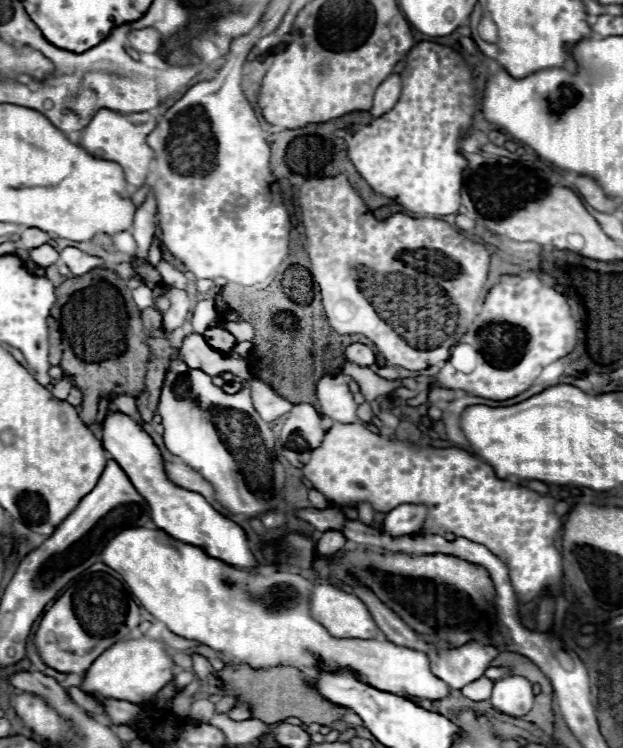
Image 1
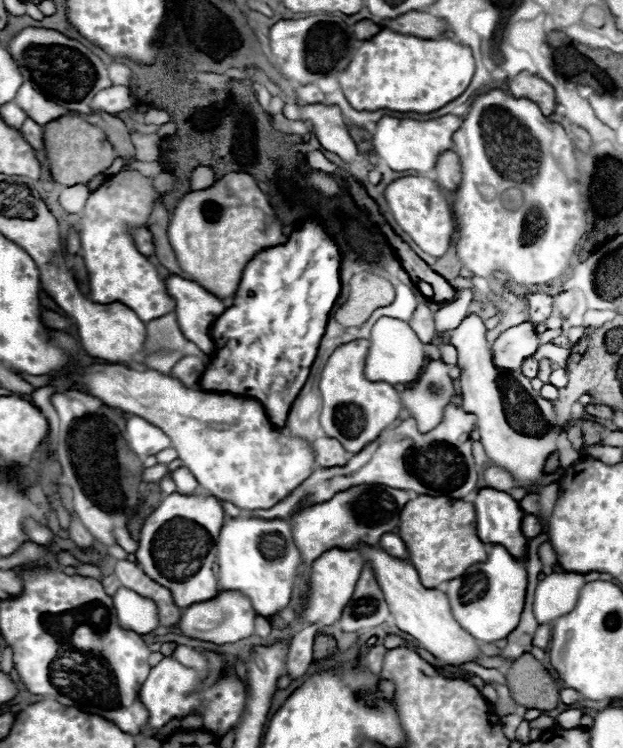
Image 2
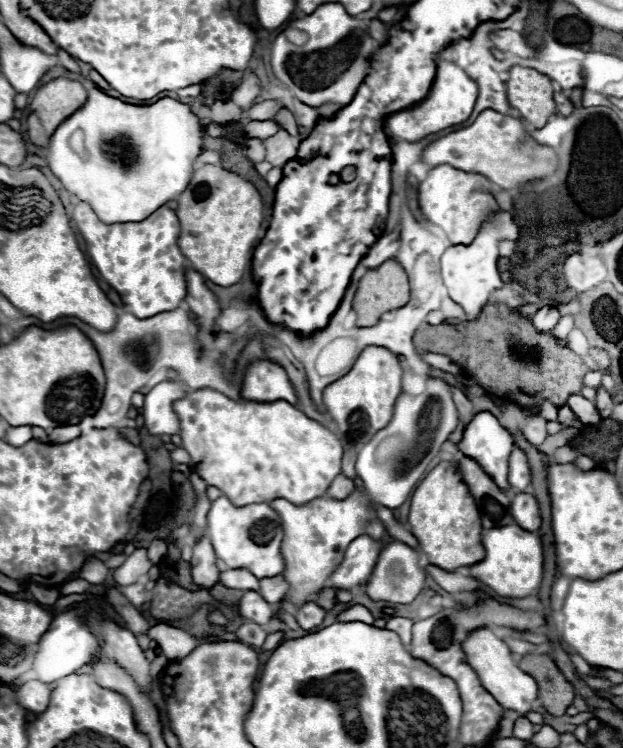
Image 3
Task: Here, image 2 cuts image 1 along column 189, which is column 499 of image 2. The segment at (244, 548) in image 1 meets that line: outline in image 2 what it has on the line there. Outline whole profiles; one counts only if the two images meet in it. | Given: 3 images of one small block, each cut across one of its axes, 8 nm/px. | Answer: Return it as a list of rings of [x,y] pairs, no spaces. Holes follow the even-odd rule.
[[[480,488],[474,500],[478,538],[486,544],[502,544],[512,556],[524,558],[528,538],[522,534],[524,510],[510,494]]]

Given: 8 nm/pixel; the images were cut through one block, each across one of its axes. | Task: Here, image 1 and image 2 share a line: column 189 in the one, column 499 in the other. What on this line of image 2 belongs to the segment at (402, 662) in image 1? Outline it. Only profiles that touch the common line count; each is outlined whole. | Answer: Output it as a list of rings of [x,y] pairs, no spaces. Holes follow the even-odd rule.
[[[490,544],[486,562],[472,564],[460,578],[448,582],[446,596],[458,624],[480,642],[496,642],[506,638],[520,622],[528,574],[524,562],[514,558],[504,546]]]

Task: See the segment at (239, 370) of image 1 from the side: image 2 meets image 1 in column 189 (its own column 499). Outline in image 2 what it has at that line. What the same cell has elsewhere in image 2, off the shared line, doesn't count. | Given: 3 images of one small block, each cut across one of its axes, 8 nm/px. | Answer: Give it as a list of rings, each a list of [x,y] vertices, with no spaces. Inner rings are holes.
[[[532,322],[512,326],[506,332],[502,332],[492,344],[494,364],[498,364],[500,368],[520,370],[522,362],[534,356],[538,348],[540,348],[540,340]]]

